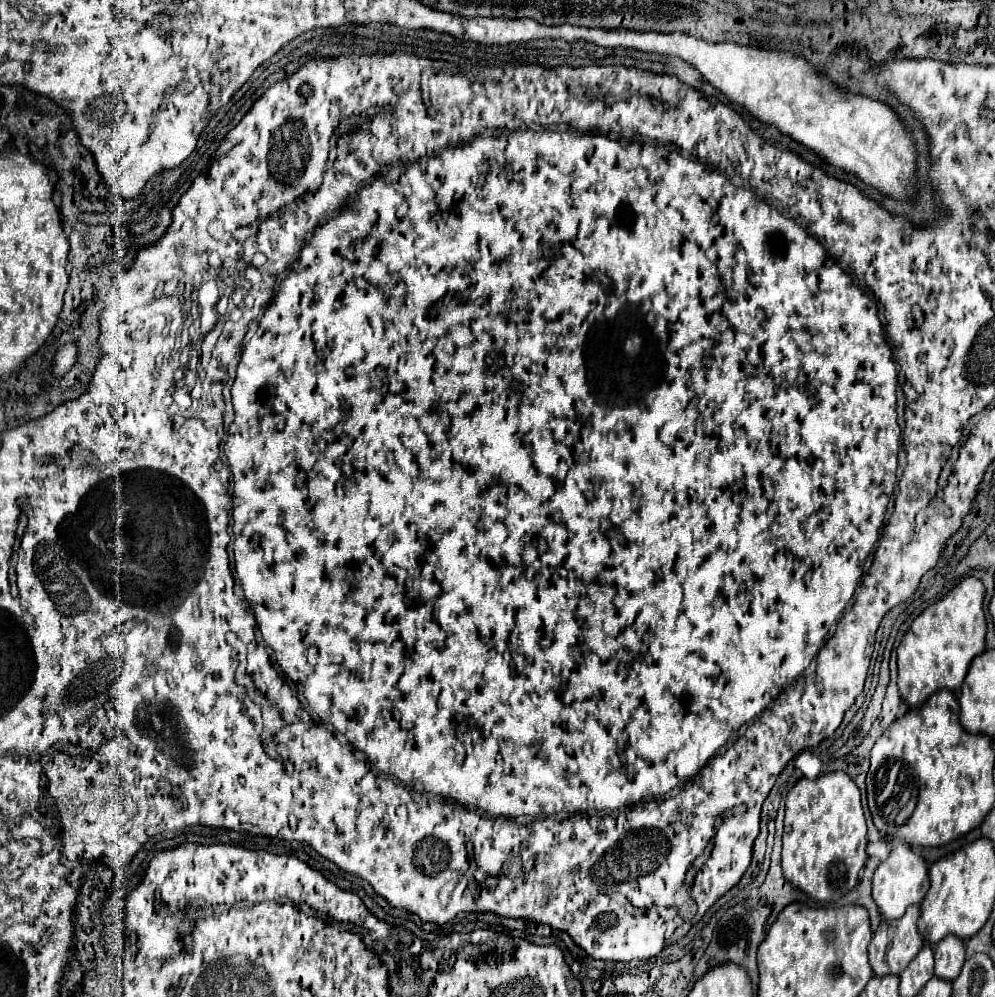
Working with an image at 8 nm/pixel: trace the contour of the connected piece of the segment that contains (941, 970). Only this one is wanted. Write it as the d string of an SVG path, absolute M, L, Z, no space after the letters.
M945 937L943 941L939 941L939 945L933 947L933 951L935 951L935 975L945 981L953 981L965 963L963 941L959 941L959 937Z

